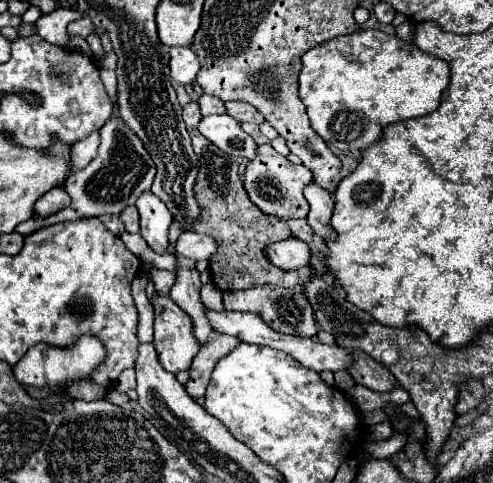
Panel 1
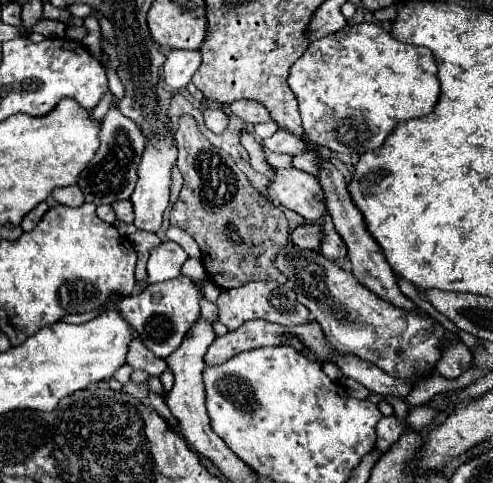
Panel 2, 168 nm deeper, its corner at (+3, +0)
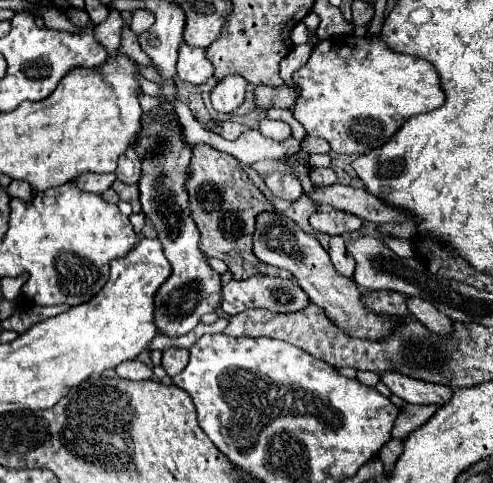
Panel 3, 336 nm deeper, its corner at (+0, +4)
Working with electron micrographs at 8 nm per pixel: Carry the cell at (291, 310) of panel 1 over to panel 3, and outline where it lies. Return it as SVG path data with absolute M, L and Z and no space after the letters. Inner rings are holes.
M251 276L247 280L231 280L229 284L223 286L223 300L221 300L221 308L229 316L235 316L249 308L265 308L271 312L287 314L287 312L297 312L307 304L309 304L309 296L299 288L295 280L283 280L275 276Z

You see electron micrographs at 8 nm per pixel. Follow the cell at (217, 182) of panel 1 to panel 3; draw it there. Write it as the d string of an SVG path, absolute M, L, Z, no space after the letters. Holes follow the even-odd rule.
M197 144L193 148L187 192L191 198L193 220L197 220L197 228L201 232L201 250L211 258L221 258L233 272L235 280L247 280L249 276L257 274L293 278L291 272L267 266L261 260L257 260L257 256L253 256L251 236L255 232L255 216L263 210L273 212L273 206L253 186L253 182L247 178L247 174L233 156L219 152L207 144Z

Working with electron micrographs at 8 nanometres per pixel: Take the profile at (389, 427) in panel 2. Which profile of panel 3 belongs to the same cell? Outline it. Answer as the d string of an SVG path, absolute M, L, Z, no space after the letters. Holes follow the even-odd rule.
M407 404L405 408L401 408L401 414L399 414L397 422L395 422L393 438L407 438L407 434L413 432L415 428L423 426L435 414L435 410L437 410L435 404L429 404L429 406Z

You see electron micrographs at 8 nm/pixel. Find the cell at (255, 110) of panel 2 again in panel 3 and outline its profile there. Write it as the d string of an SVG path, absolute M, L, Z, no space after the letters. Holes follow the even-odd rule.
M283 84L283 86L257 86L255 90L255 102L257 108L293 108L297 100L297 86L293 88L291 84Z

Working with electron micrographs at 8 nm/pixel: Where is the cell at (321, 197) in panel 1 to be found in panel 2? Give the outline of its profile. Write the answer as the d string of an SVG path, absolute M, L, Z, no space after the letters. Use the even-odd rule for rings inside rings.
M328 214L322 216L322 220L312 220L308 224L320 226L320 234L322 234L322 242L320 242L320 250L326 258L334 260L334 258L342 258L346 256L346 246L342 242L342 238L338 236L338 232L334 230L334 224L330 220Z

